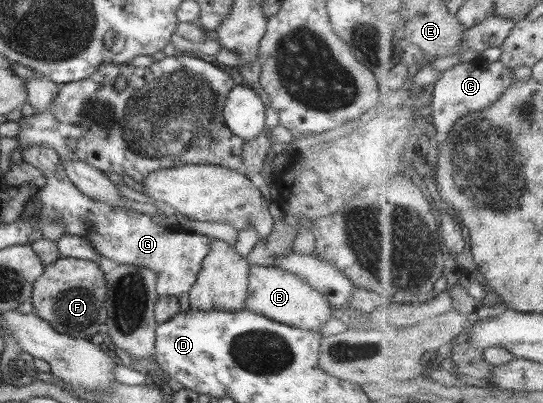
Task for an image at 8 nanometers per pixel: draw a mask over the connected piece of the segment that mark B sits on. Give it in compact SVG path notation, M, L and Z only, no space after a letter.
M249 265L244 308L278 324L319 333L321 326L331 317L332 306L305 281L290 272L275 266Z

